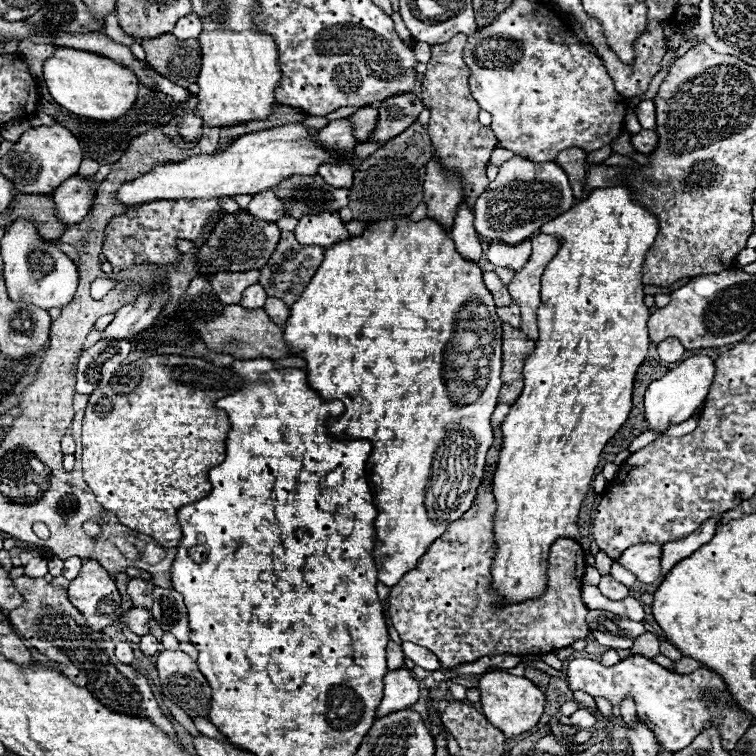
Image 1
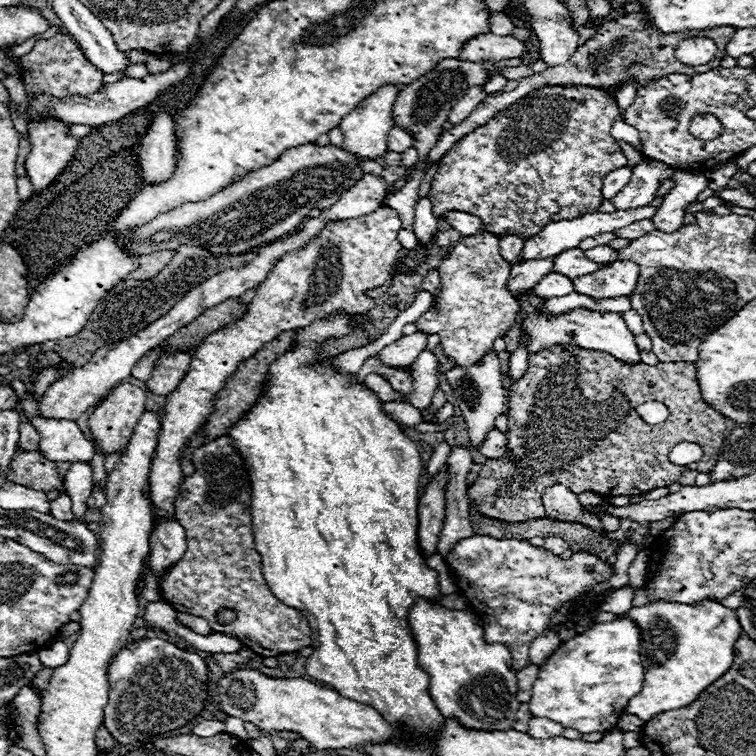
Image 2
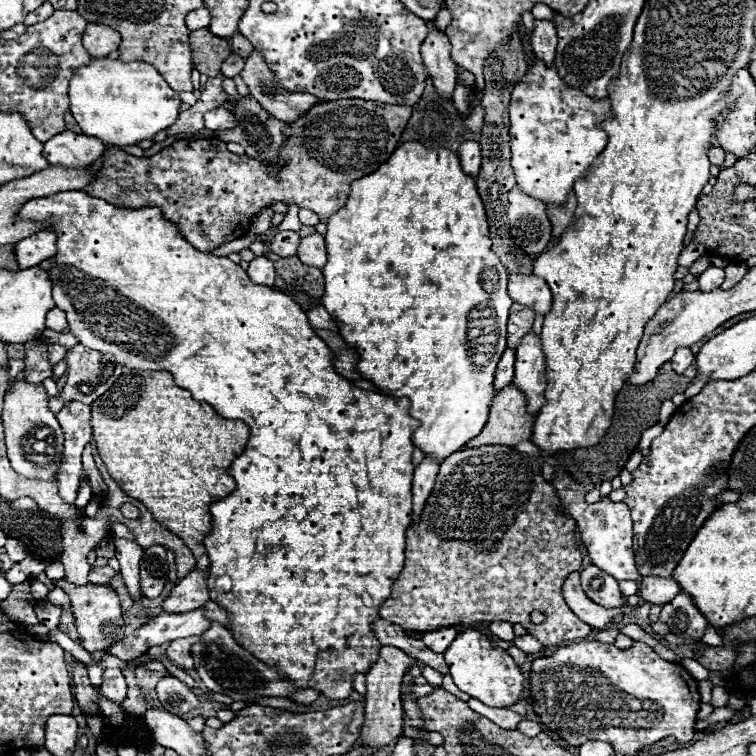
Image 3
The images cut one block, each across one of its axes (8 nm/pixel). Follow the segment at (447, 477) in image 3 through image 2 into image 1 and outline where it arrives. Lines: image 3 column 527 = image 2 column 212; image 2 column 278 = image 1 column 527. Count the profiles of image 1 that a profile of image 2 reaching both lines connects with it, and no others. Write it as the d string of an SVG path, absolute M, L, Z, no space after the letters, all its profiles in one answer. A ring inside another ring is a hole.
M480 488L474 506L464 512L460 520L452 522L448 532L432 542L430 550L412 572L404 574L404 578L390 588L388 614L400 638L434 652L442 668L456 668L496 654L542 656L550 650L566 648L590 634L586 624L588 608L580 598L586 562L580 544L574 540L560 538L552 544L548 588L542 598L504 608L494 606L494 592L490 588L490 566L496 554L492 520L492 488L486 492Z

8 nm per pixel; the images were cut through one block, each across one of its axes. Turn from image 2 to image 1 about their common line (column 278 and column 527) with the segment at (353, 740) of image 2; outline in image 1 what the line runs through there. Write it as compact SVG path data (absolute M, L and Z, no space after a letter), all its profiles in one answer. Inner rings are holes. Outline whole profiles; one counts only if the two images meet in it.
M496 670L496 672L484 674L480 678L478 690L482 694L480 702L482 702L484 716L490 720L492 726L500 728L504 732L504 736L508 736L508 738L528 732L530 728L534 728L540 722L540 716L544 714L544 706L546 706L544 692L524 676L512 676L504 670Z

